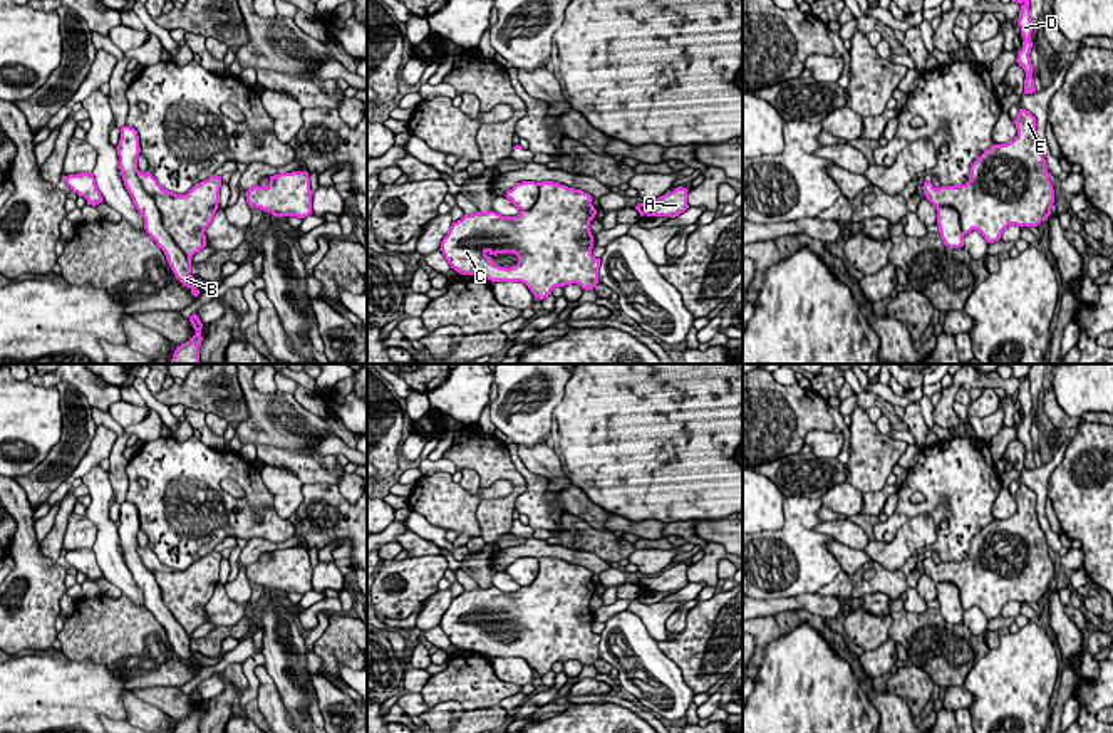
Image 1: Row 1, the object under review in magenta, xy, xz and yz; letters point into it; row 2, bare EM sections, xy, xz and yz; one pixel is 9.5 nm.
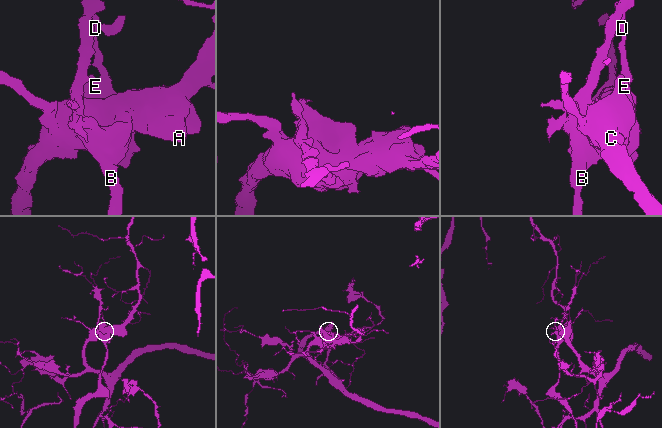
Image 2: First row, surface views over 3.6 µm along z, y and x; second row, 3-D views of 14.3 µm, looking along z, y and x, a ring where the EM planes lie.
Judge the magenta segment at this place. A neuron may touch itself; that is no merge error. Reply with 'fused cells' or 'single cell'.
fused cells

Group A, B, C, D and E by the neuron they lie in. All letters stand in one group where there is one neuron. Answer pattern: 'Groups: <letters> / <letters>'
Groups: A C E / B D

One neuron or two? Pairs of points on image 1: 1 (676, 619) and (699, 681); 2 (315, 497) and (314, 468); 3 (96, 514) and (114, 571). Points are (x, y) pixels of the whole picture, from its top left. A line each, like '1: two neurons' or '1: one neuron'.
1: two neurons
2: two neurons
3: one neuron

